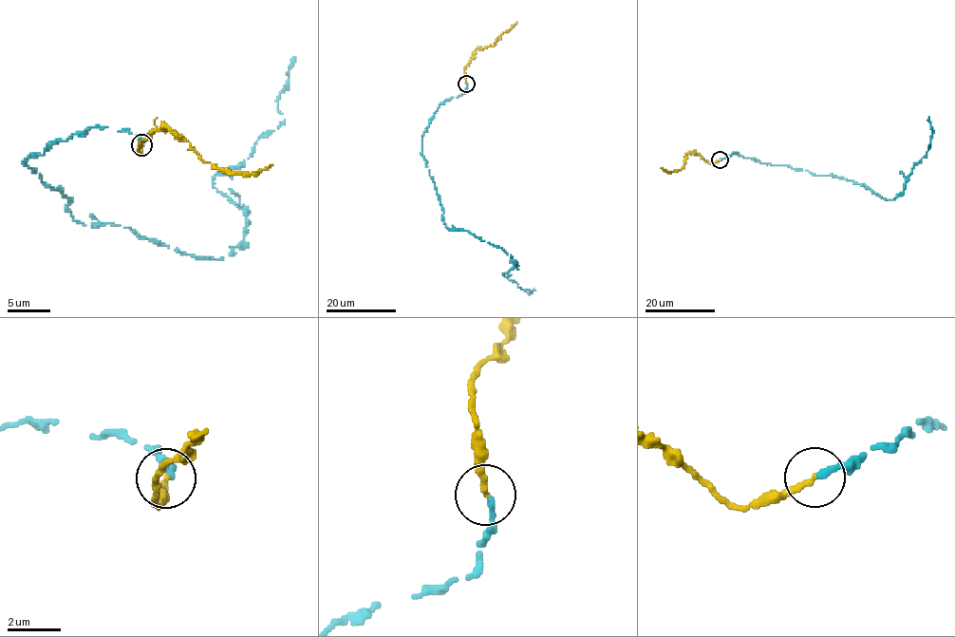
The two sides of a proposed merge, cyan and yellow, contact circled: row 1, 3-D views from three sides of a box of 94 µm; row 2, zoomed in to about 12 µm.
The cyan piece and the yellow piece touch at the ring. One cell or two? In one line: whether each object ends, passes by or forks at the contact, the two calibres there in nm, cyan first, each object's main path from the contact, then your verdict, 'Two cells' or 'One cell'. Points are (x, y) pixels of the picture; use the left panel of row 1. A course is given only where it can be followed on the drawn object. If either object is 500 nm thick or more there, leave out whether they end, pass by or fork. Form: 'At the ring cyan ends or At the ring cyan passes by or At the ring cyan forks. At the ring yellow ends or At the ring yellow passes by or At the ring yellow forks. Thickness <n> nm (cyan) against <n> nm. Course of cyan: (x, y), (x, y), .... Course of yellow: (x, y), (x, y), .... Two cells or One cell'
At the ring cyan ends. At the ring yellow ends. Thickness 240 nm (cyan) against 240 nm. Course of cyan: (143, 145), (89, 127), (24, 161), (84, 225), (230, 255), (246, 217), (213, 178), (284, 120), (295, 57). Course of yellow: (140, 145), (140, 153), (138, 144), (149, 133), (168, 125), (212, 164), (232, 172), (258, 174), (272, 164). One cell

